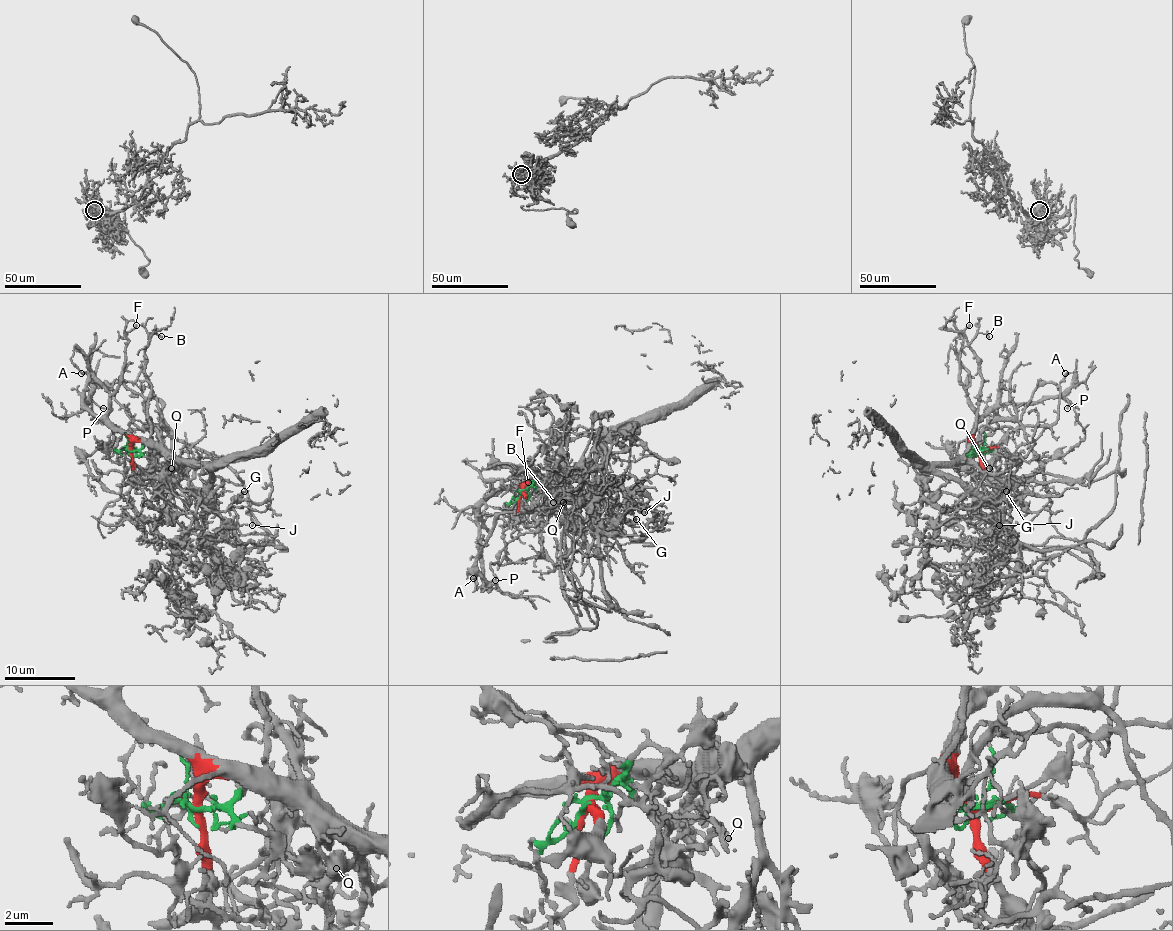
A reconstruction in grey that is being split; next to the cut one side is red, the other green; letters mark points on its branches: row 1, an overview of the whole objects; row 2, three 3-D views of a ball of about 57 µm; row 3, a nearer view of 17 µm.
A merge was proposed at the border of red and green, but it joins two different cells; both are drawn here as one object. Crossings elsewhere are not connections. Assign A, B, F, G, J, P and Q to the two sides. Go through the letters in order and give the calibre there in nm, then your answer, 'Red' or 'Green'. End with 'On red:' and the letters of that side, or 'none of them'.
A: Thickness 120 nm. Red
B: Thickness 100 nm. Red
F: Thickness 90 nm. Red
G: Thickness 110 nm. Green
J: Thickness 120 nm. Green
P: Thickness 100 nm. Red
Q: Thickness 140 nm. Green
On red: A, B, F, P

